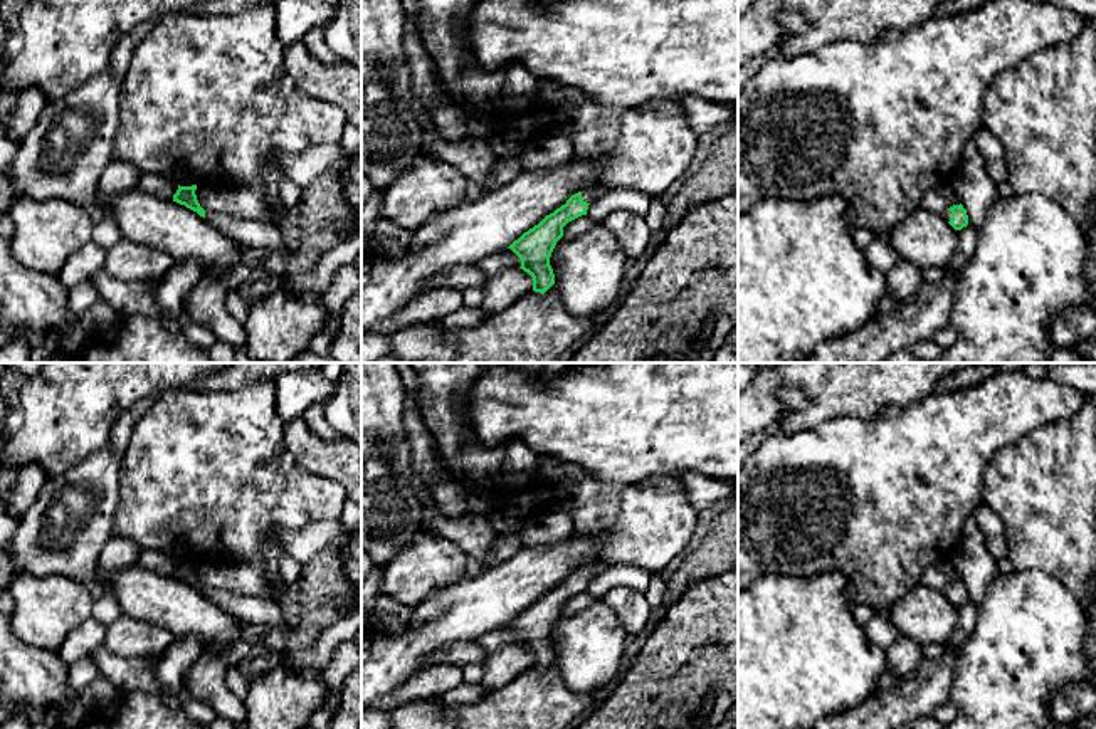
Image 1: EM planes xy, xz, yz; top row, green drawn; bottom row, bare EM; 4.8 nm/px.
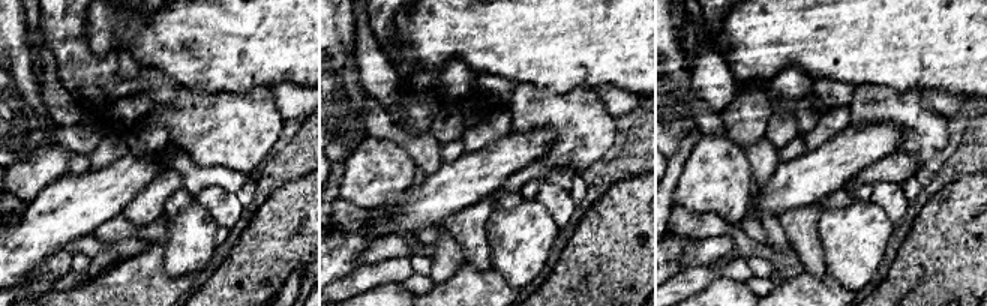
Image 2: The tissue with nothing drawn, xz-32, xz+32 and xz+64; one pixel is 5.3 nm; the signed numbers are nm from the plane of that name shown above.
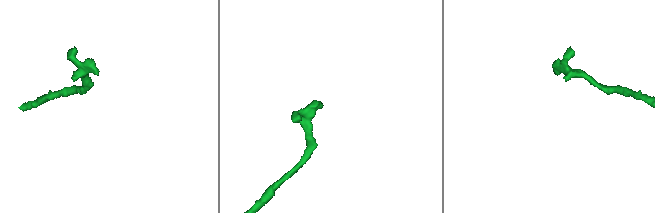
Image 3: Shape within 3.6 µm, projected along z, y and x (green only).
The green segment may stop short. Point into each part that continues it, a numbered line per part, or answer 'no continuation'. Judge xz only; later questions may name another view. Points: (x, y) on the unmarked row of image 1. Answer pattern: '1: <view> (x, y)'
1: xz (589, 571)

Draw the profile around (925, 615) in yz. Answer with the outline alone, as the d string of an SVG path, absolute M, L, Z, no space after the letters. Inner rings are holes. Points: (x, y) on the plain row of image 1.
M919 583L889 608L898 633L919 647L948 640L958 621L955 606L943 590Z

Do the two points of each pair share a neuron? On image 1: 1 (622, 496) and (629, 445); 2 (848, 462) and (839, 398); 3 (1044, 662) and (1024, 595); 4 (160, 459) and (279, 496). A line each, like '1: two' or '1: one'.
1: two
2: two
3: one
4: one

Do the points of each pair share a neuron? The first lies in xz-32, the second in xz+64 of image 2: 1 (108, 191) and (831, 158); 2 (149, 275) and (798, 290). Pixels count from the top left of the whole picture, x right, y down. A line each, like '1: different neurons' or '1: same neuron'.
1: same neuron
2: same neuron

